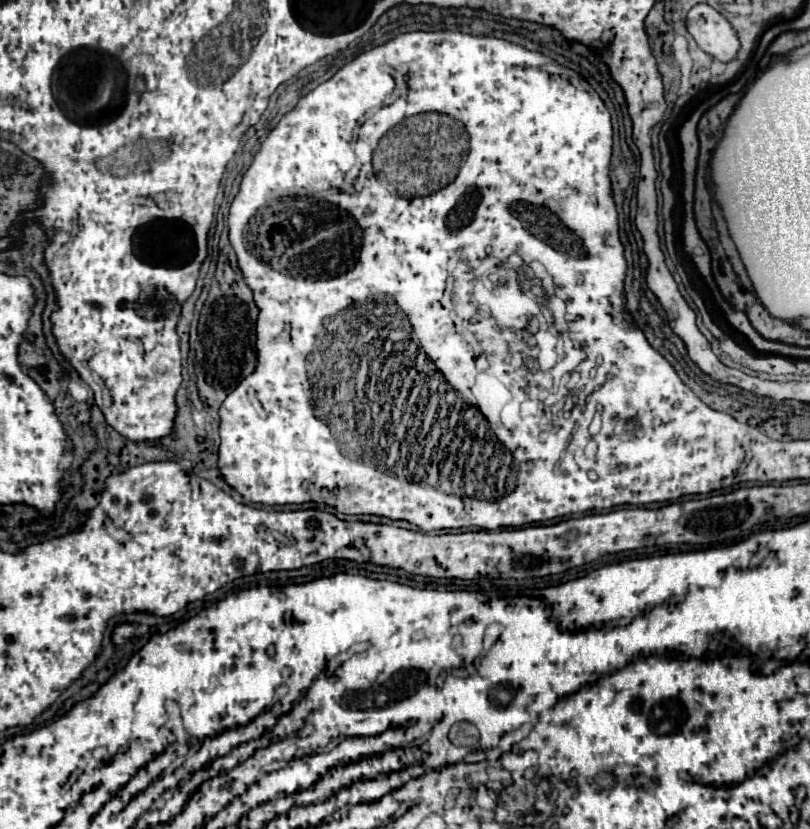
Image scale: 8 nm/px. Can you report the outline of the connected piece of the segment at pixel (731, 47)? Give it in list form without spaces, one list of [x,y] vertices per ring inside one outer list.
[[[707,3],[695,5],[687,15],[687,31],[711,57],[729,63],[739,51],[739,39],[729,21]]]

